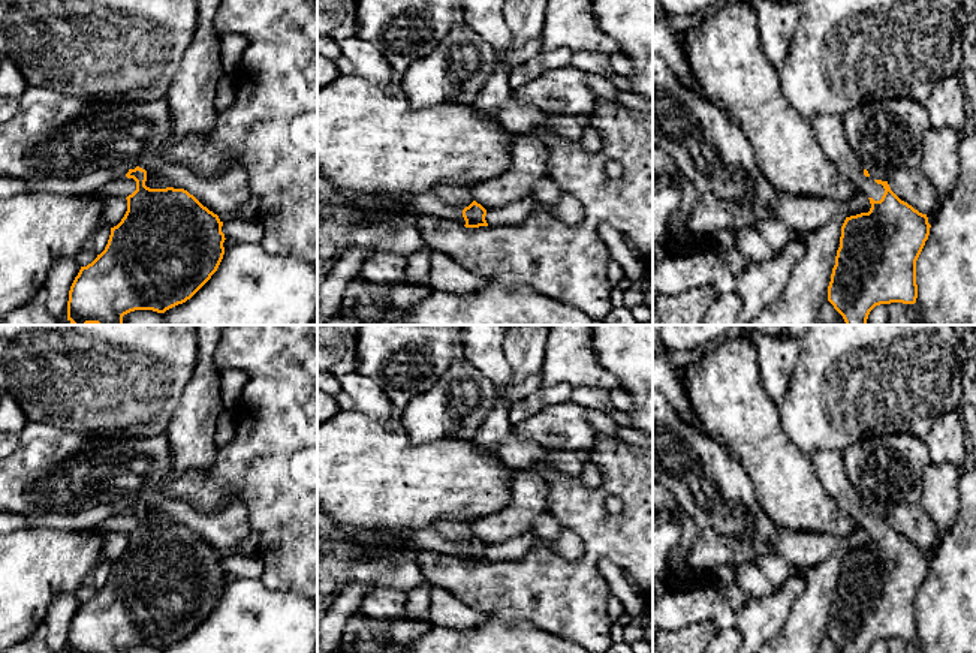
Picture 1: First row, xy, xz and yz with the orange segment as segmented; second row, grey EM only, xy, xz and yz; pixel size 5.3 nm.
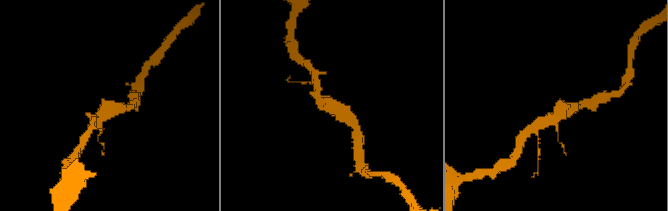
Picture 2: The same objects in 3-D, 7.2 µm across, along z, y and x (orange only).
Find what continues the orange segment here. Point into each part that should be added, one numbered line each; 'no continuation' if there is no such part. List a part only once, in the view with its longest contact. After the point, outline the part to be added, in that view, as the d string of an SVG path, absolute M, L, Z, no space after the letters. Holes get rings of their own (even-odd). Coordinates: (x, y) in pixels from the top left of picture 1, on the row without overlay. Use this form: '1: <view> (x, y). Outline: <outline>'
1: yz (830, 466). Outline: M814 451L810 454L819 482L835 503L865 532L880 536L885 524L874 514L864 511L864 502L850 484L841 451Z

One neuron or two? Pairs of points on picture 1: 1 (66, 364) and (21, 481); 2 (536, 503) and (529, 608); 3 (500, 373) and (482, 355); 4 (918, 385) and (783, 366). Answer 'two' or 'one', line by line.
1: two
2: two
3: one
4: two

